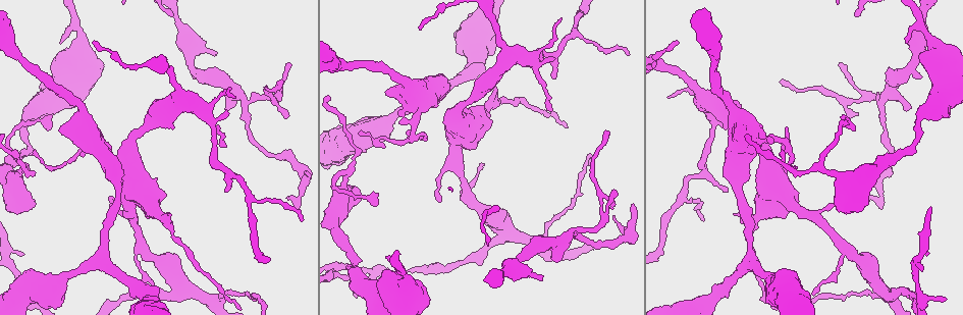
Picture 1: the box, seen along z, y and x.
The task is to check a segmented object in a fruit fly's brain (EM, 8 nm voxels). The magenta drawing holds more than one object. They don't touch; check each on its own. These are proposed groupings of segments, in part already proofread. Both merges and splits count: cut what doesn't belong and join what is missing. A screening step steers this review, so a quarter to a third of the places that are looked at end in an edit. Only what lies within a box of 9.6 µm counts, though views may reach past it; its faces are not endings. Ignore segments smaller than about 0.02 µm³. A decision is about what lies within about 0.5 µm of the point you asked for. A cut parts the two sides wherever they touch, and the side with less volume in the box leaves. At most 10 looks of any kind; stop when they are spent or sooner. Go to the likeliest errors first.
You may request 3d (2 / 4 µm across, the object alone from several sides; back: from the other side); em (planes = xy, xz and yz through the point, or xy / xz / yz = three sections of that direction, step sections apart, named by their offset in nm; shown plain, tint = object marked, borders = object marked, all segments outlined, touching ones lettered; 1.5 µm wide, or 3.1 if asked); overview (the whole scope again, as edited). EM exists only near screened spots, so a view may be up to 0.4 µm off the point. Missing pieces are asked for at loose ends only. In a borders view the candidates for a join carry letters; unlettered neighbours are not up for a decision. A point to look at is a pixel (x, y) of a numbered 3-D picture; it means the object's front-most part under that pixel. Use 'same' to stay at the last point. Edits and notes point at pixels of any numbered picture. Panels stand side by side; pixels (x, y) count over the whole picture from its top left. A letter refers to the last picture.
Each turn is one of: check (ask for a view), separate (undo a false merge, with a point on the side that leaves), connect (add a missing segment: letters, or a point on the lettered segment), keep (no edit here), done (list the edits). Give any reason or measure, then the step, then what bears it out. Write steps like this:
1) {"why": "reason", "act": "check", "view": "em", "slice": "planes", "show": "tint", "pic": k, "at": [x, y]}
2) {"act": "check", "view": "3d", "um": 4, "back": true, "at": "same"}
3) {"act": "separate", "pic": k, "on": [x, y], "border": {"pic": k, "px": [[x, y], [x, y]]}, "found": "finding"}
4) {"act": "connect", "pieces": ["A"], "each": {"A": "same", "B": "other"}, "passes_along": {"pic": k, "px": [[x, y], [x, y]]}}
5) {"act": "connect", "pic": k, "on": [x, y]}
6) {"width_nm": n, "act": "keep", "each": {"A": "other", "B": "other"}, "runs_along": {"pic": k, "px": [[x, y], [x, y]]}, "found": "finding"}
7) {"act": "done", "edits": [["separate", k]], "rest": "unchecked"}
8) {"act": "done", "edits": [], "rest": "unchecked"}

{"why": "an open end", "act": "check", "view": "3d", "um": 2, "pic": 1, "at": [288, 200]}

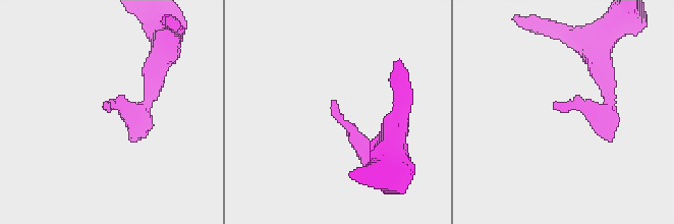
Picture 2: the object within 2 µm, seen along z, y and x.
{"why": "need the tissue", "act": "check", "view": "em", "slice": "planes", "show": "borders", "pic": 2, "at": [334, 104]}

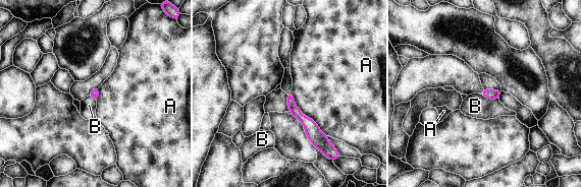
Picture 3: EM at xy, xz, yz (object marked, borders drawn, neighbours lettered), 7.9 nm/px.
{"longest_contact_nm": ["A", 460], "act": "keep", "each": {"A": "other", "B": "other"}, "runs_along": {"pic": 3, "px": [[288, 96], [321, 147]]}, "found": "no lettered segment goes on from it"}

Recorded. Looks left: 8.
{"why": "branch stops here", "act": "check", "view": "em", "slice": "planes", "show": "borders", "pic": 1, "at": [355, 296]}

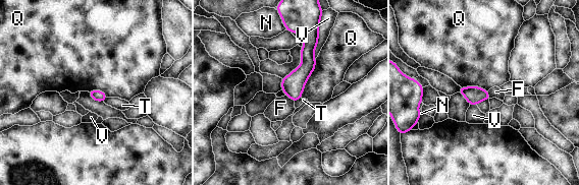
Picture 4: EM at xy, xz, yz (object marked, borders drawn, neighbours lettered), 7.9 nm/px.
{"longest_contact_nm": ["Q", 340], "act": "keep", "each": {"F": "other", "N": "other", "Q": "other", "T": "other", "V": "other"}, "found": "no lettered segment goes on from it"}

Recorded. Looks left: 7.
{"why": "tapers out", "act": "check", "view": "3d", "um": 2, "pic": 1, "at": [483, 164]}

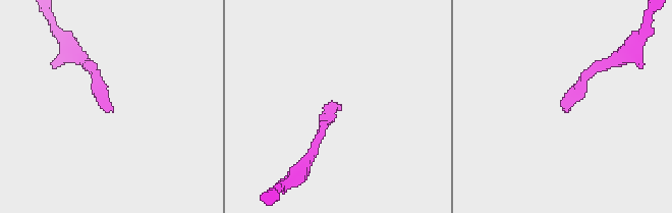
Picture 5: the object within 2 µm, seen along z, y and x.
{"act": "check", "view": "em", "slice": "planes", "show": "plain", "pic": 5, "at": [340, 105]}

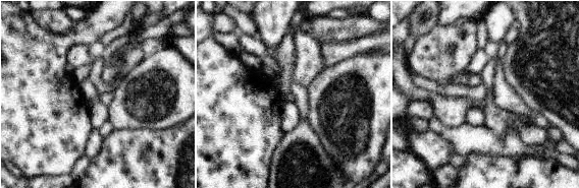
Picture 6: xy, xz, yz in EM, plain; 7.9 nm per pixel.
{"why": "see the neighbours", "act": "check", "view": "em", "slice": "planes", "show": "borders", "at": "same"}

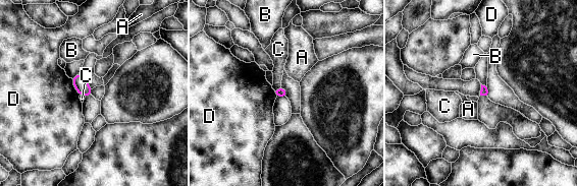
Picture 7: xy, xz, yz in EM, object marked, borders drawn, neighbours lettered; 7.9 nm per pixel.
{"longest_contact_nm": ["D", 160], "act": "keep", "each": {"A": "other", "B": "other", "C": "other", "D": "other"}, "border": {"pic": 7, "px": [[280, 86], [273, 89]]}, "found": "none of them fits"}

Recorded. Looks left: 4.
{"why": "branch stops here", "act": "check", "view": "3d", "um": 2, "pic": 1, "at": [542, 279]}

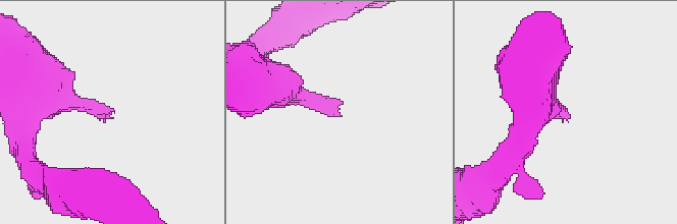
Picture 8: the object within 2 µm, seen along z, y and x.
{"why": "need the tissue", "act": "check", "view": "em", "slice": "planes", "show": "borders", "pic": 8, "at": [336, 114]}

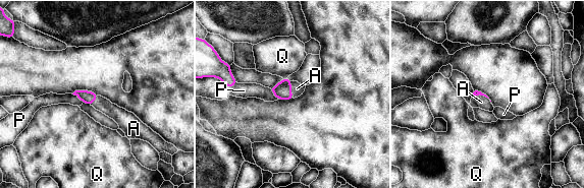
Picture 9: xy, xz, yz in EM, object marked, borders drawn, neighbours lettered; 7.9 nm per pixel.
{"longest_contact_nm": ["A", 140], "act": "connect", "pieces": ["A"], "each": {"A": "same", "P": "other", "Q": "other"}, "found": "it goes on there"}

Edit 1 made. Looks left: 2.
{"act": "done", "edits": [["connect", 9]], "rest": "unchecked"}

